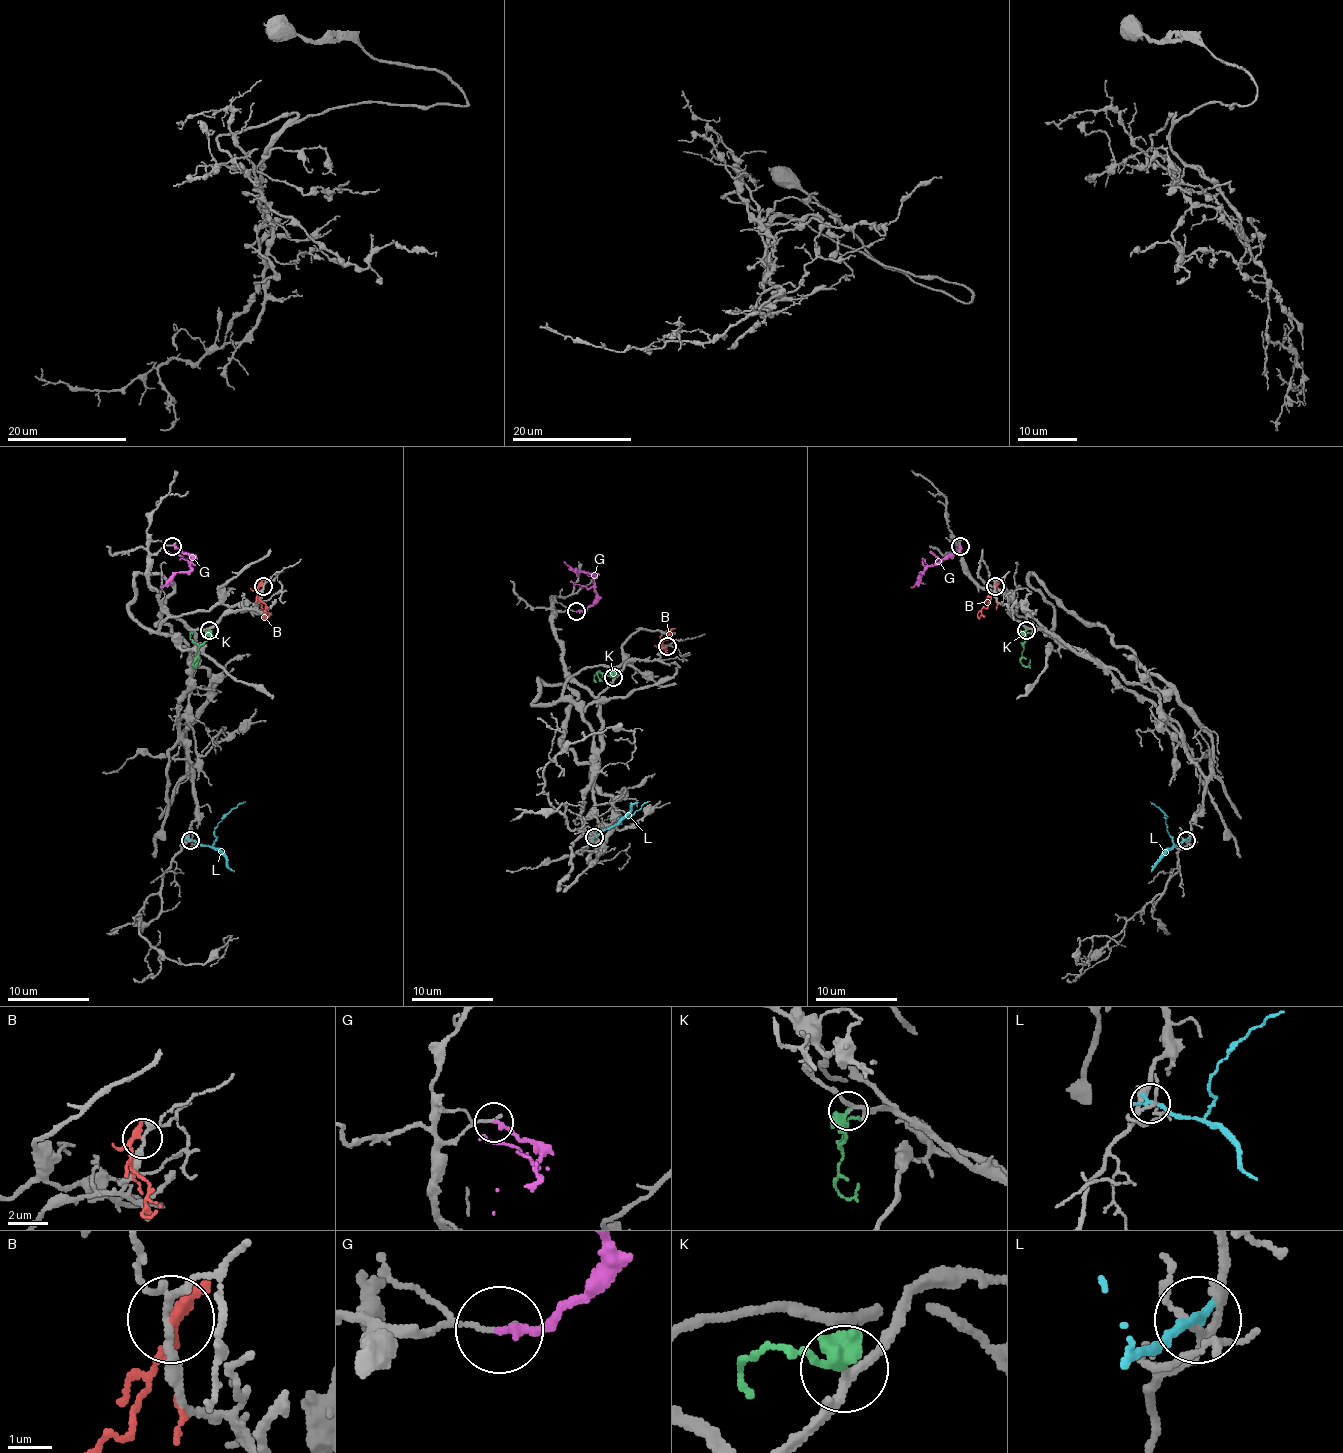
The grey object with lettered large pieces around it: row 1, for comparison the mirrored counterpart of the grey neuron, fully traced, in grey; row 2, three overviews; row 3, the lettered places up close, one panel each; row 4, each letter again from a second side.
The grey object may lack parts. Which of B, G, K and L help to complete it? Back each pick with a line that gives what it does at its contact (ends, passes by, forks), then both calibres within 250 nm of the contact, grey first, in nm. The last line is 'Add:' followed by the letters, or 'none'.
K: It ends there. Thickness 150 nm (grey) against 480 nm
Add: K

